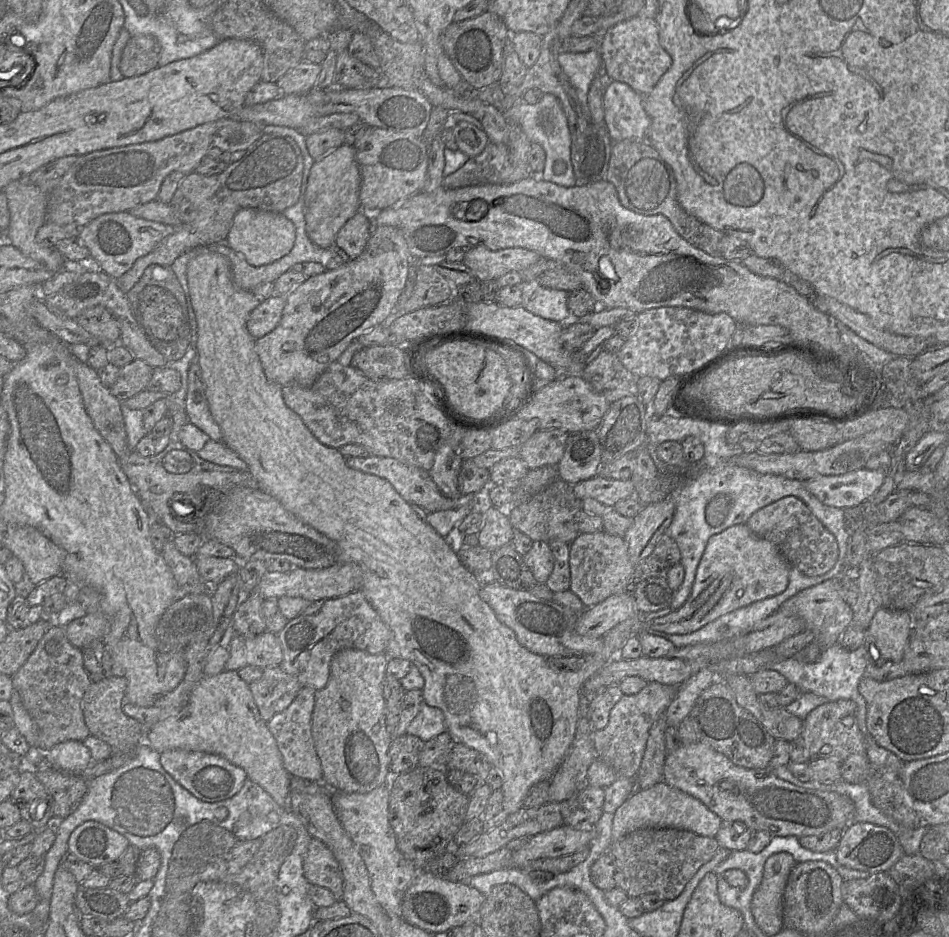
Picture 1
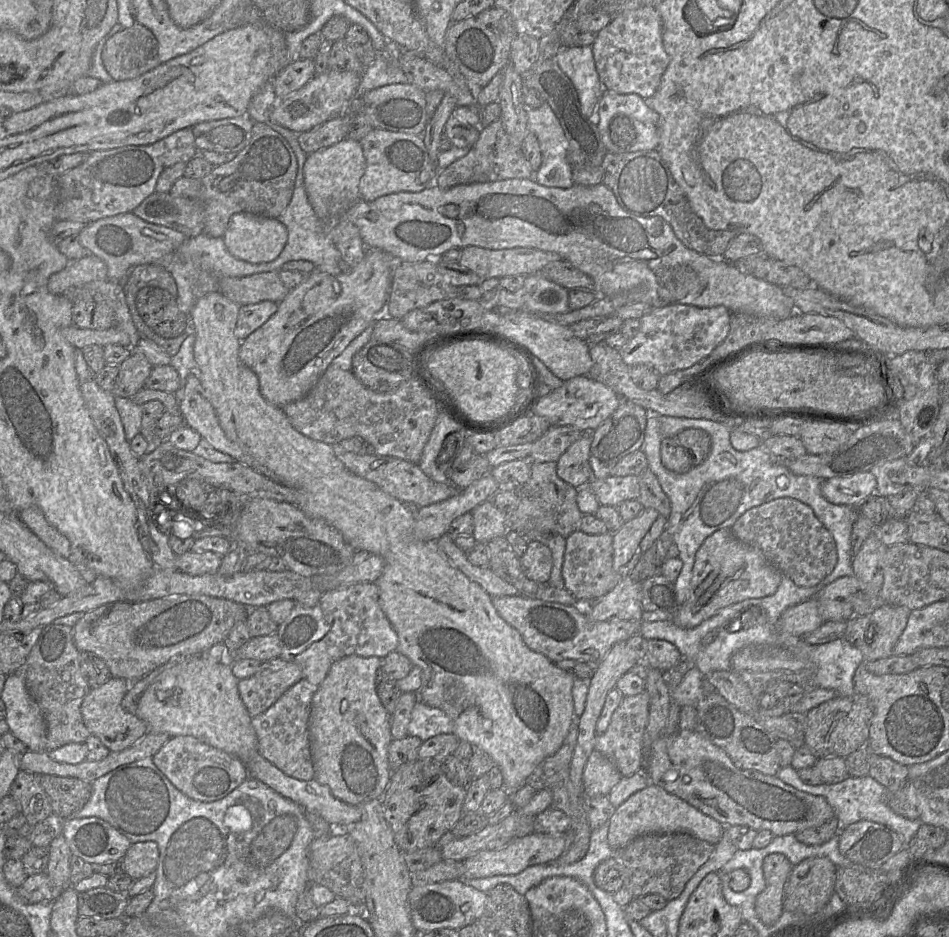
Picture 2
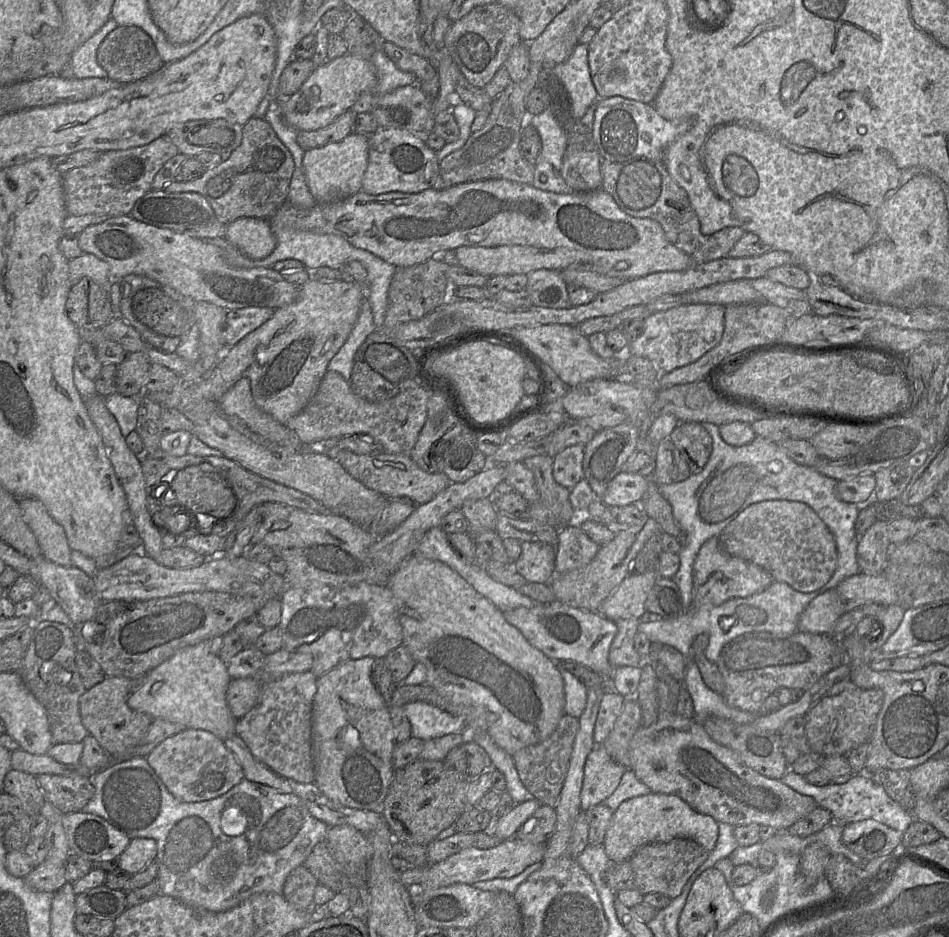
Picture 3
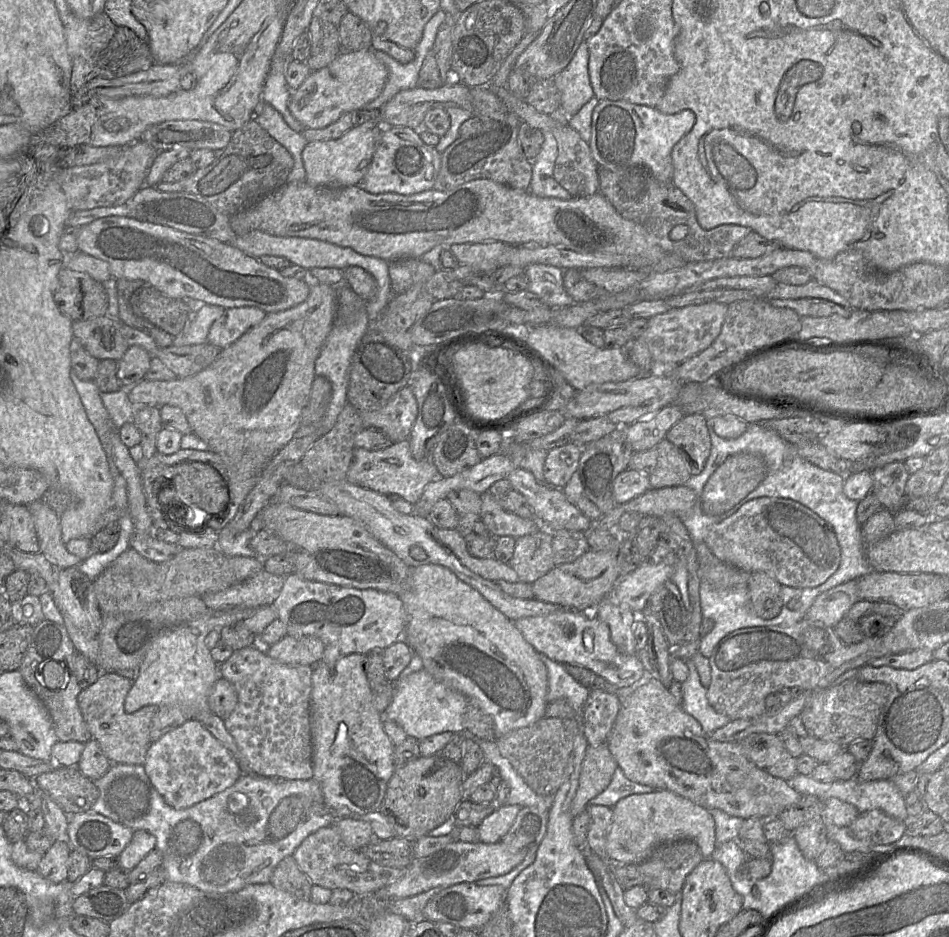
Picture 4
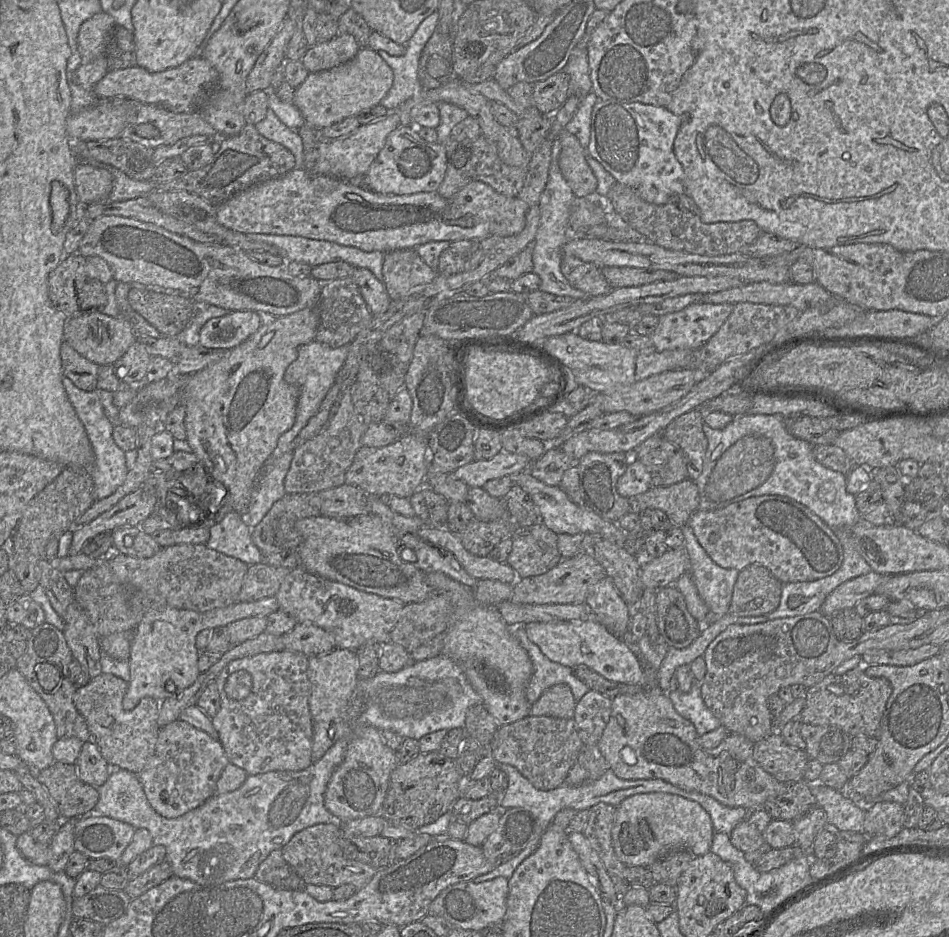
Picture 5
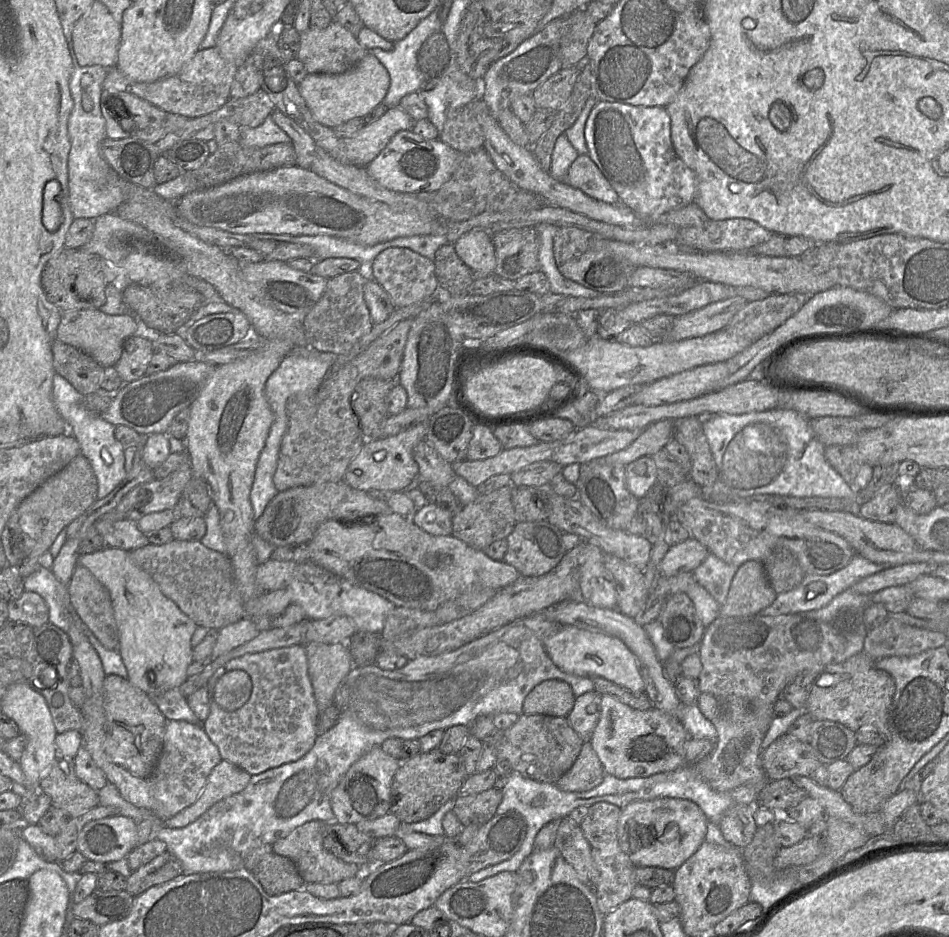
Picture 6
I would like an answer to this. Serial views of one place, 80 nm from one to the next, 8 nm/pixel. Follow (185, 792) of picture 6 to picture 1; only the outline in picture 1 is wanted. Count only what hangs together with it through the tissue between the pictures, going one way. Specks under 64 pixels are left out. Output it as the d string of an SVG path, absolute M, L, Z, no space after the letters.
M170 749L161 752L164 770L193 796L205 802L220 802L235 795L248 779L246 772L226 758L212 753Z

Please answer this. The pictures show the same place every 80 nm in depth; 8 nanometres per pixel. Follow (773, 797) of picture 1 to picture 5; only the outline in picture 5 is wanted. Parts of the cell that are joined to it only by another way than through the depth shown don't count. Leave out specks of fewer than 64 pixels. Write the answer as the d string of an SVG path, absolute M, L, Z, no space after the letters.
M658 685L643 688L642 692L634 695L617 695L611 698L611 703L612 703L611 715L601 738L596 744L596 749L603 756L603 758L609 765L609 769L612 770L613 773L620 779L624 780L661 779L683 790L696 791L711 796L712 798L716 799L725 806L743 807L748 811L761 808L764 802L768 798L773 796L779 796L787 790L786 783L779 782L776 778L774 778L772 775L766 772L754 759L753 756L754 742L752 742L751 740L747 739L746 737L740 734L730 733L715 748L703 749L698 743L699 736L697 735L694 725L689 720L683 718L681 715L677 713L677 711L673 707L672 701L669 698L668 693L662 691Z

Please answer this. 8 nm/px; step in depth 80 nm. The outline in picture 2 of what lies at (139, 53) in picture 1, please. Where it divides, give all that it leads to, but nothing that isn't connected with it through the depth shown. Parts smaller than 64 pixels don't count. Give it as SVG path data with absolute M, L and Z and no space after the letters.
M139 24L123 29L106 42L102 62L114 81L137 78L161 64L157 39Z

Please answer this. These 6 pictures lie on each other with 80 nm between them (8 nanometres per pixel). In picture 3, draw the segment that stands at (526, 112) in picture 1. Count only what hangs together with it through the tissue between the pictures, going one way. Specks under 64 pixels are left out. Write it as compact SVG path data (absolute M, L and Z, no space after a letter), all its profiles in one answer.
M546 109L538 115L528 115L527 122L536 128L542 141L541 151L534 165L532 186L557 194L572 193L561 176L567 139L553 113Z

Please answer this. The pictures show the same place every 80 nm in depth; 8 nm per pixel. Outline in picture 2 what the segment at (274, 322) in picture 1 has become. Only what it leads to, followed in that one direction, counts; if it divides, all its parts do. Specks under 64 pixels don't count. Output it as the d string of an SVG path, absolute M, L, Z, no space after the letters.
M268 300L241 306L234 331L235 336L243 341L262 326L277 309L278 303Z

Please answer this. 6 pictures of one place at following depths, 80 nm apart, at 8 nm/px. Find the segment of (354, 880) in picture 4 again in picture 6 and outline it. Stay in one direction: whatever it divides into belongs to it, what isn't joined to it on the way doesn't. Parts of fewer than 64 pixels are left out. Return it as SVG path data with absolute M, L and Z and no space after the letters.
M310 821L293 829L286 837L280 838L271 844L274 853L289 858L296 866L298 873L305 884L308 883L335 883L361 877L361 866L347 863L328 852L323 846L322 827L327 822Z

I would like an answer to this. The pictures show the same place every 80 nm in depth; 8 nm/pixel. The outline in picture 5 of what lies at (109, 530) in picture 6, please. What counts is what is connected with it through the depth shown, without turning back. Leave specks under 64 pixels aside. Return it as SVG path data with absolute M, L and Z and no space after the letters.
M139 526L121 527L111 532L113 549L118 553L136 558L150 558L160 551L161 546Z

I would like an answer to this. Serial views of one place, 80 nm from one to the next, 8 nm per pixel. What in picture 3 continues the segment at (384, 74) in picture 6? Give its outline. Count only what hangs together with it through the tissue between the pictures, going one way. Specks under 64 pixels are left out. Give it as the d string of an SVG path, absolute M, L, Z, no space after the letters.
M345 54L315 67L300 89L280 103L284 121L299 131L318 130L328 126L353 106L361 94L377 83L376 69L370 59Z

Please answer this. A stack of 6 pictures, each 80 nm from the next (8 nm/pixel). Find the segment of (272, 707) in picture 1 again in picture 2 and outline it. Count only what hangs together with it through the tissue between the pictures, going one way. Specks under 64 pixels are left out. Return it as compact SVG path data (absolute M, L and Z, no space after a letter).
M278 657L262 662L253 676L240 679L238 691L248 713L255 717L265 712L302 678L299 665Z

